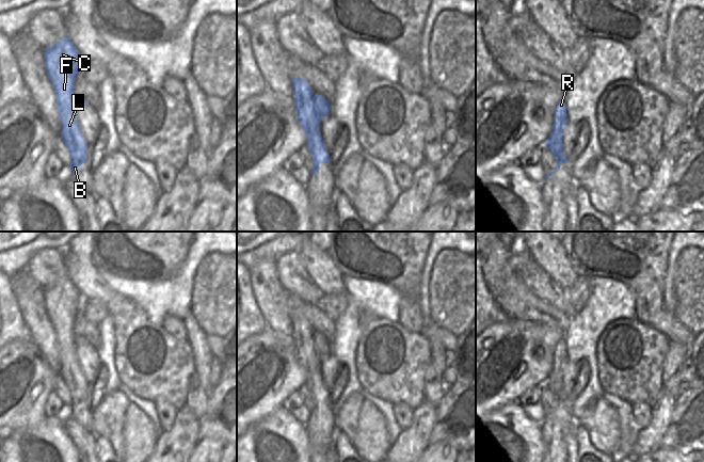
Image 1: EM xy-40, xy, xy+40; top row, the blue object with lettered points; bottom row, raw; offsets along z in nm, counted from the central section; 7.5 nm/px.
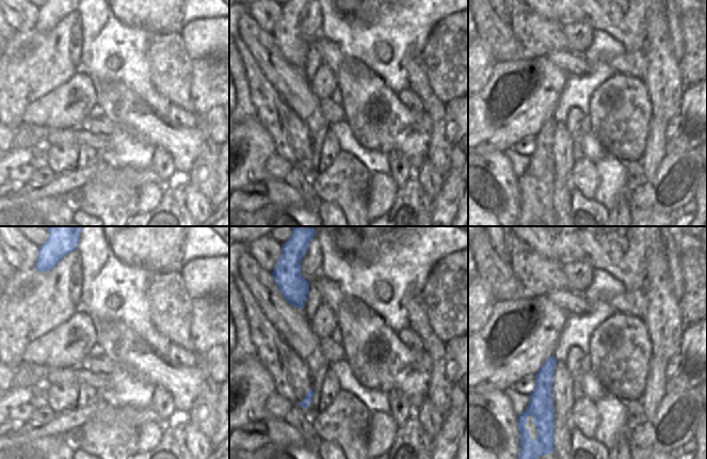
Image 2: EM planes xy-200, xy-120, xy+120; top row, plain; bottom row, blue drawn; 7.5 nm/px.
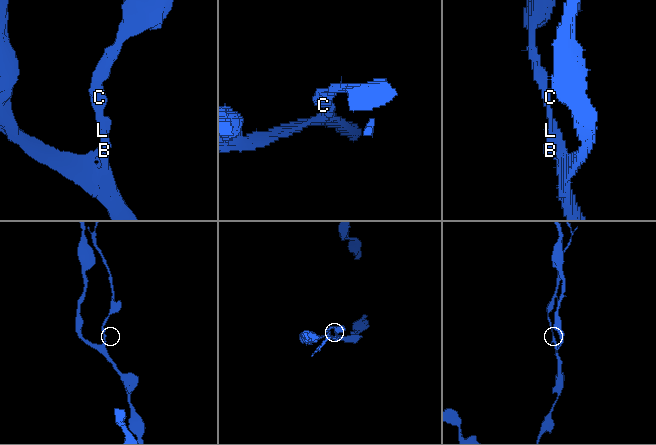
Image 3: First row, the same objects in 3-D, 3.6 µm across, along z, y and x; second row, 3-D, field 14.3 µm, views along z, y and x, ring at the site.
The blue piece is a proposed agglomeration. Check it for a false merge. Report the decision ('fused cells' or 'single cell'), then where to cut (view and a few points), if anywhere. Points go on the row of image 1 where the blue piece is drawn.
fused cells; cut in xy along (314, 95), (314, 106), (319, 124)

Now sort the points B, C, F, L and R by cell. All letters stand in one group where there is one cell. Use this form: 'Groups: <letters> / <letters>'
Groups: B C F L / R.

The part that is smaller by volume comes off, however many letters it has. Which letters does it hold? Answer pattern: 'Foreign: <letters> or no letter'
Foreign: B, C, F, L.

